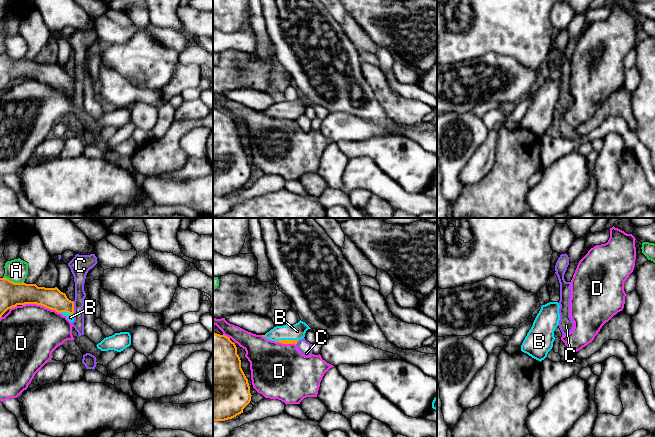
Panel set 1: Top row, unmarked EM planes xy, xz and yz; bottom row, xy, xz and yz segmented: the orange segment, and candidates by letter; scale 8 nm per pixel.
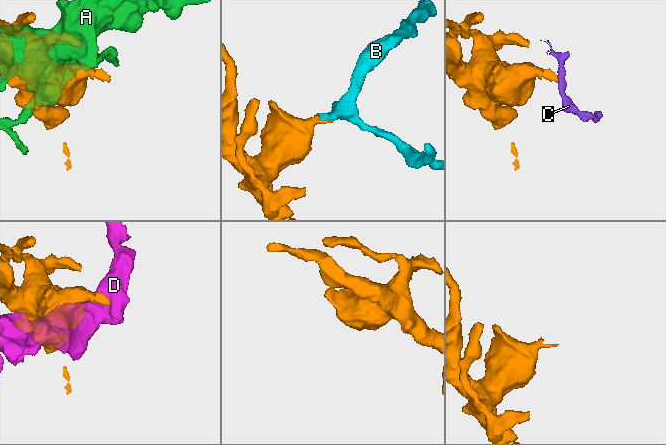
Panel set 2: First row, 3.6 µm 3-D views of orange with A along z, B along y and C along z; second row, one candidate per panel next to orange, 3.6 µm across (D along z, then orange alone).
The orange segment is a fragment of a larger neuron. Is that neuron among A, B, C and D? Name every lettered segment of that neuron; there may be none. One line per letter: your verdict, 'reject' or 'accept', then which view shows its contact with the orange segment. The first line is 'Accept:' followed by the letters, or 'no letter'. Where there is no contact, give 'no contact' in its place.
Accept: B
A: reject | xy
B: accept | xz
C: reject | xy
D: reject | xy

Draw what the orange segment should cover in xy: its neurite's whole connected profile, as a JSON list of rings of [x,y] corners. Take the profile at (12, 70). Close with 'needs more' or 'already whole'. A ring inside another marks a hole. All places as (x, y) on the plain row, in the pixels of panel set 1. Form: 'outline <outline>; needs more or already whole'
outline [[[0,54],[0,94],[8,86],[17,81],[37,80],[55,86],[74,97],[74,78],[57,63],[38,63],[36,60],[14,59]]]; needs more

